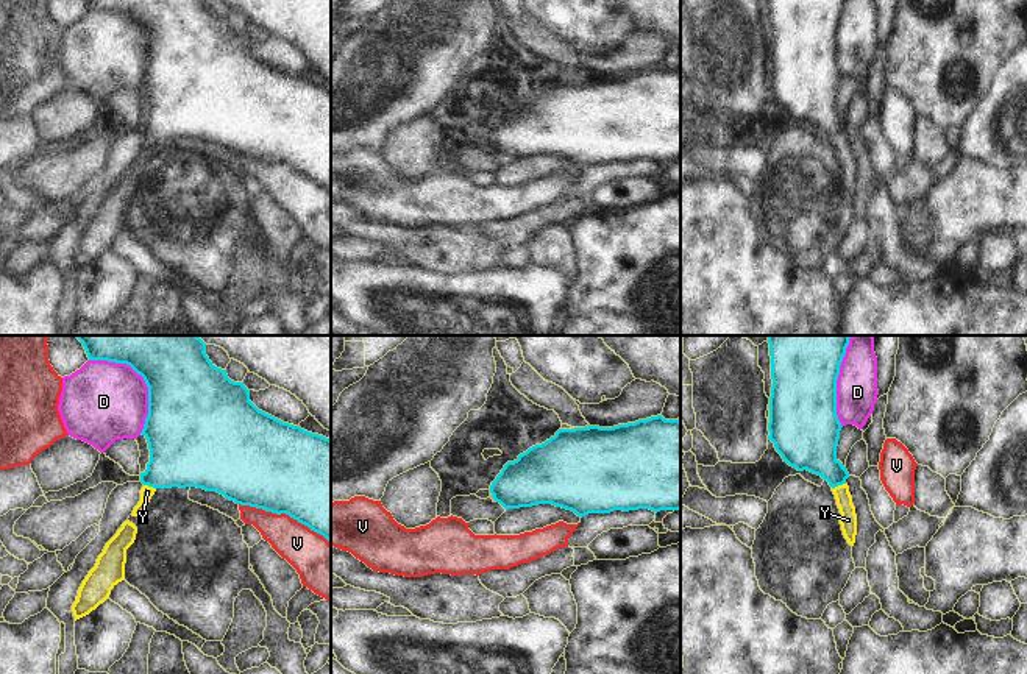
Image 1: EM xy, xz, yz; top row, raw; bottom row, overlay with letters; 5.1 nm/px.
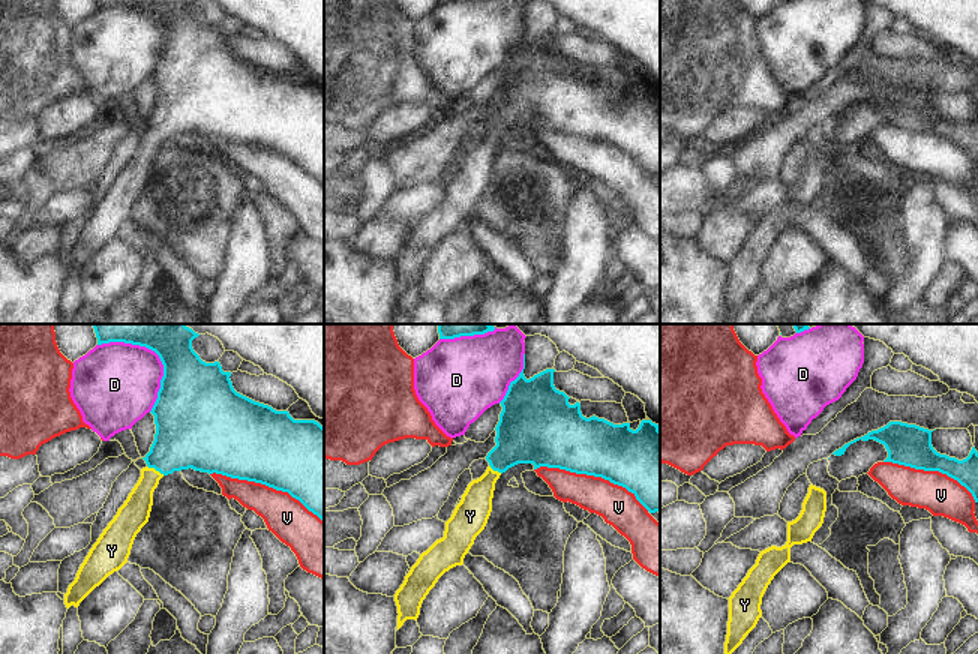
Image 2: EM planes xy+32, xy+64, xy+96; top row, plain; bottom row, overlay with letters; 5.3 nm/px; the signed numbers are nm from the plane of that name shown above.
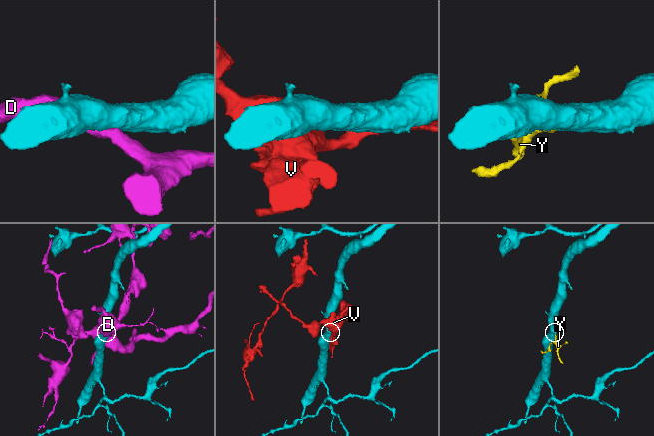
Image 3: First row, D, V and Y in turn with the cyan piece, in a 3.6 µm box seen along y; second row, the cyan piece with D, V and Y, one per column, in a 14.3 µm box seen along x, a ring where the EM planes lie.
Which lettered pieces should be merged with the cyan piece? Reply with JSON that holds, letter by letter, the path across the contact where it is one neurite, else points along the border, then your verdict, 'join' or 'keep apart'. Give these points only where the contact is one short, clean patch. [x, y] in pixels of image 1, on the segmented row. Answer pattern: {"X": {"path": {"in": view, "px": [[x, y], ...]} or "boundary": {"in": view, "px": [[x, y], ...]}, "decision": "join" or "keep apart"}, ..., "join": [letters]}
{"D": {"decision": "keep apart"}, "V": {"decision": "keep apart"}, "Y": {"path": {"in": "yz", "px": [[810, 445], [837, 476], [838, 484], [848, 510], [848, 520]]}, "decision": "join"}, "join": ["Y"]}

